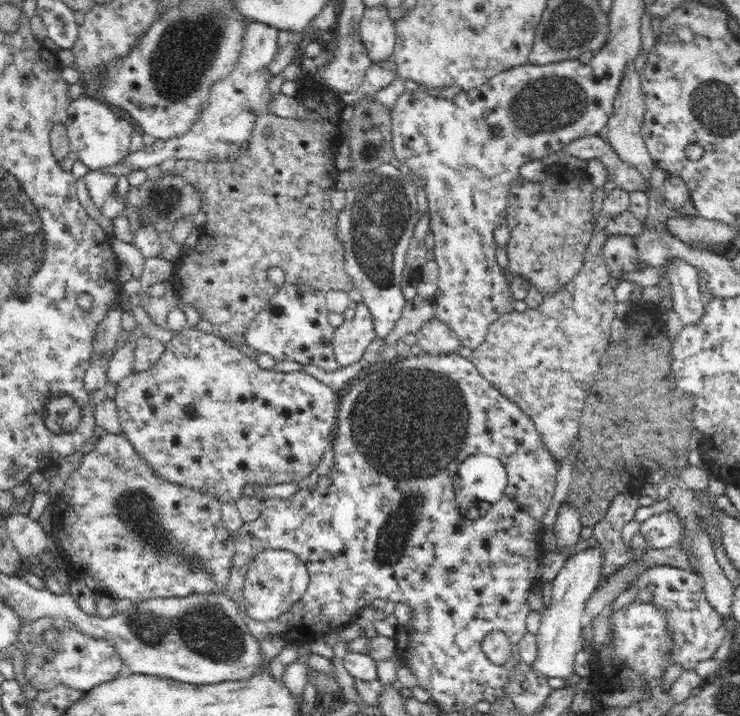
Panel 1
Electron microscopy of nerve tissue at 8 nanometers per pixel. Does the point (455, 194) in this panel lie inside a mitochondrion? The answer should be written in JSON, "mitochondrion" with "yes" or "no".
{"mitochondrion":"no"}

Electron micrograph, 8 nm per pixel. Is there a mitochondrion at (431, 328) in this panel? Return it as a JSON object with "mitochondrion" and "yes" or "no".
{"mitochondrion":"no"}

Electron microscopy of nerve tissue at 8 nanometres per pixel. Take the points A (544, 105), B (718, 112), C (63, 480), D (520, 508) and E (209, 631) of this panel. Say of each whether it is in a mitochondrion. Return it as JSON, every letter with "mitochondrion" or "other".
{"A":"mitochondrion","B":"mitochondrion","C":"other","D":"other","E":"mitochondrion"}

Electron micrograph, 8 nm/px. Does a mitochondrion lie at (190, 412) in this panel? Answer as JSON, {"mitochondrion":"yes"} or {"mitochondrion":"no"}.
{"mitochondrion":"no"}

